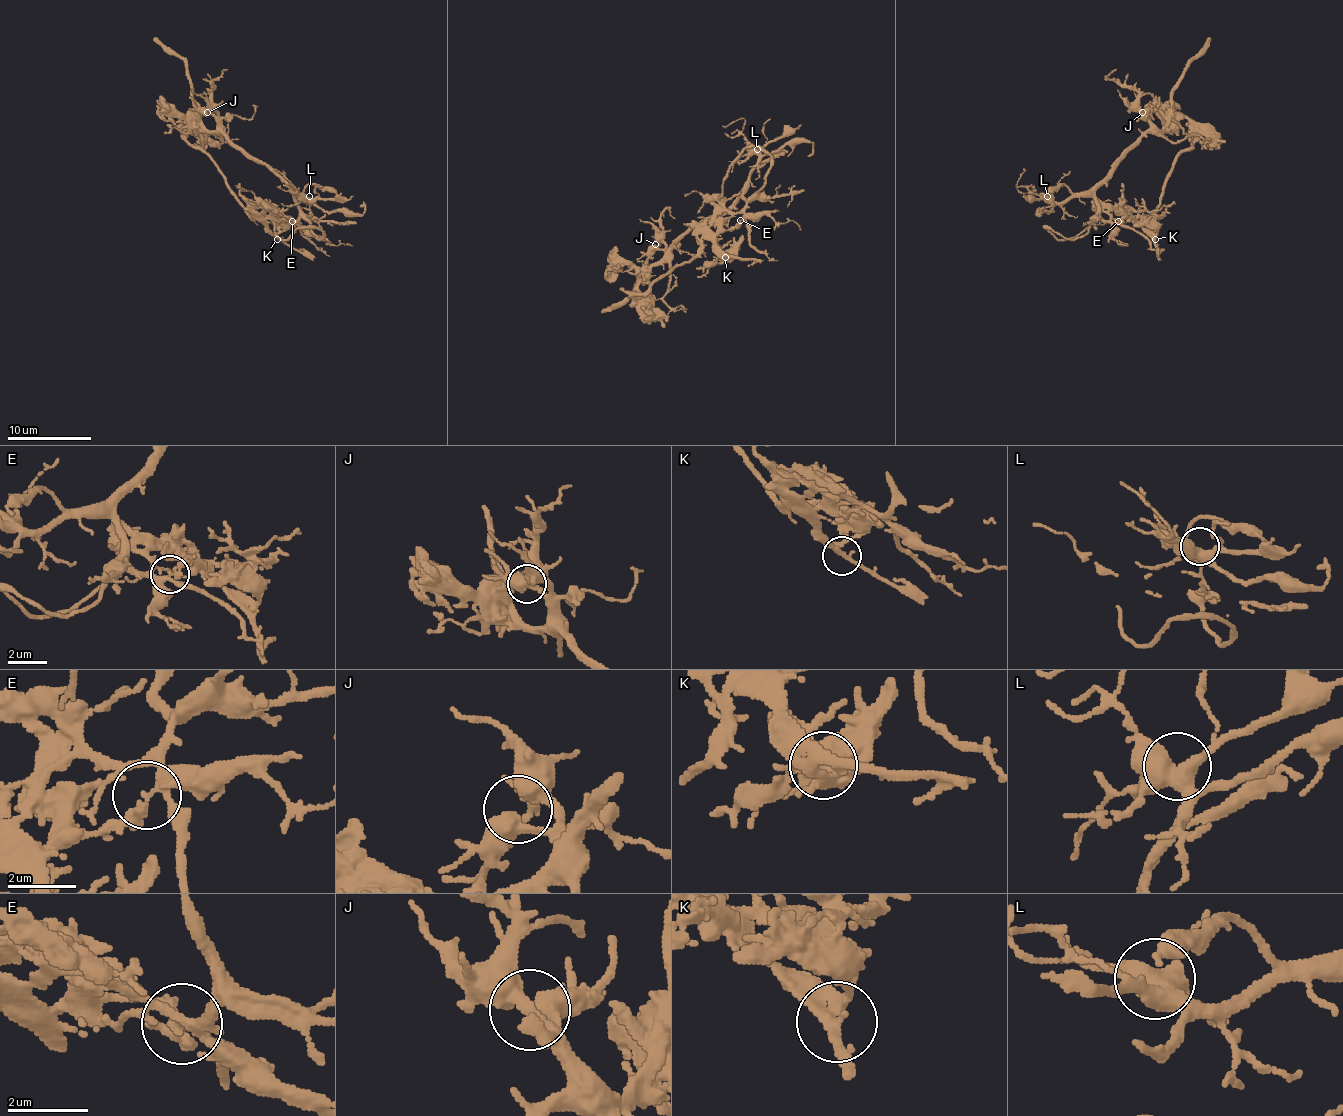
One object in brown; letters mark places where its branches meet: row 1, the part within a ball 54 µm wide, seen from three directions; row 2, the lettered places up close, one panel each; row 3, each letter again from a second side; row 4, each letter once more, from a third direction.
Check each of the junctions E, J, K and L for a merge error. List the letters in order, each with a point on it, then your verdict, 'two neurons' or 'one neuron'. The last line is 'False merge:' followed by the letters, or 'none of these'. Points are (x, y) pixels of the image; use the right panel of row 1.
E: at (1118, 221); two neurons
J: at (1142, 112); one neuron
K: at (1155, 239); one neuron
L: at (1047, 196); one neuron
False merge: E

